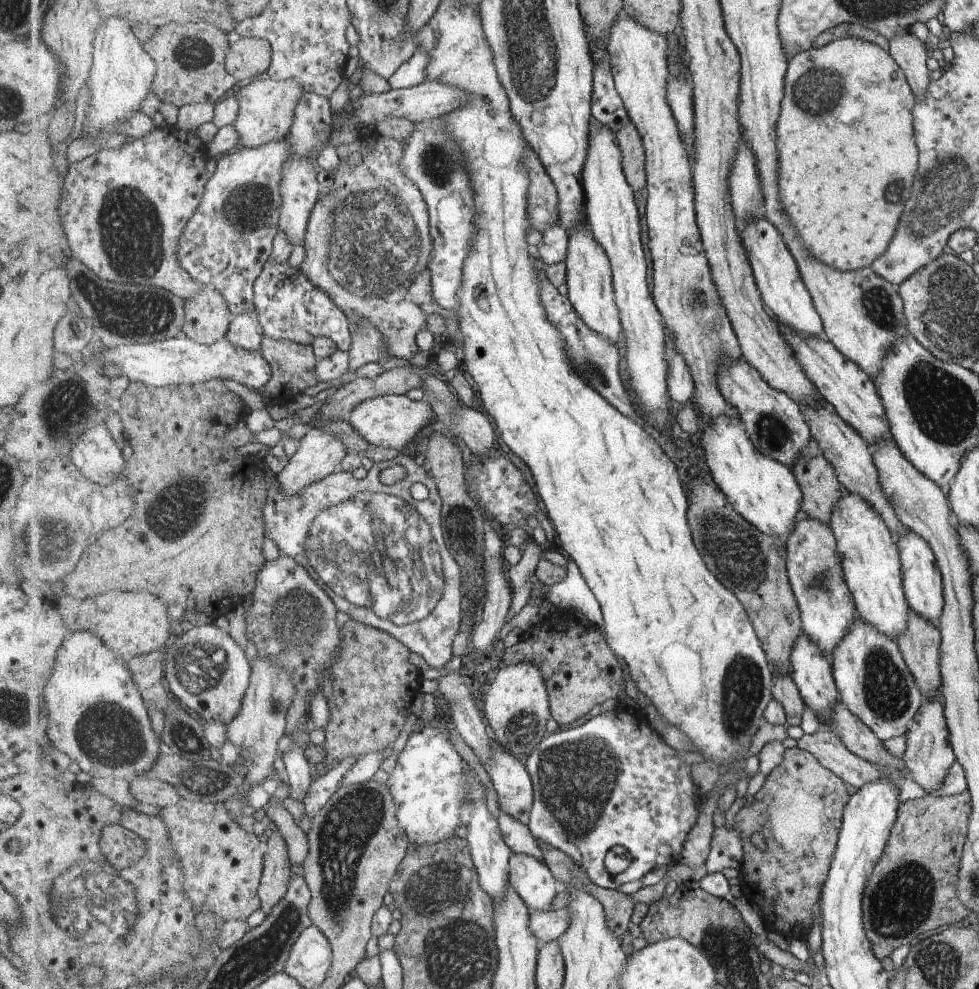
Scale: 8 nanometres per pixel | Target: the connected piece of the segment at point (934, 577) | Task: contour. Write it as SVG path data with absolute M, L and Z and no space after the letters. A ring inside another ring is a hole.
M905 529L898 537L894 537L899 552L902 572L902 586L908 608L913 609L922 619L935 623L944 606L943 577L936 565L936 557L928 541L923 540L909 529Z

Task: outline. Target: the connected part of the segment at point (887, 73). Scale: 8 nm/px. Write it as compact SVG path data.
M857 37L839 39L824 47L808 51L801 51L789 59L788 74L786 75L786 93L782 102L782 113L777 123L778 151L780 152L780 191L785 211L790 216L790 221L802 236L802 244L825 264L842 271L856 271L871 267L873 261L884 254L889 248L899 216L911 196L911 187L917 170L919 150L916 148L915 137L912 133L912 108L913 95L904 71L889 56L888 52L881 49L871 41Z

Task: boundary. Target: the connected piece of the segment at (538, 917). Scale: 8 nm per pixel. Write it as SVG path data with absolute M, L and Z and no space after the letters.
M568 908L557 911L531 911L529 926L538 938L541 948L553 941L558 941L567 932L571 920Z

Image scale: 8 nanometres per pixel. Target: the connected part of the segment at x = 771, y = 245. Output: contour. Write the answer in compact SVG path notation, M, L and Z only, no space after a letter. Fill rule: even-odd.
M751 219L742 226L740 235L748 250L748 259L754 270L757 286L760 288L762 299L771 314L775 314L777 320L793 330L804 332L806 335L817 335L827 338L824 322L820 312L816 309L812 294L806 287L798 262L784 241L780 229L769 219Z

